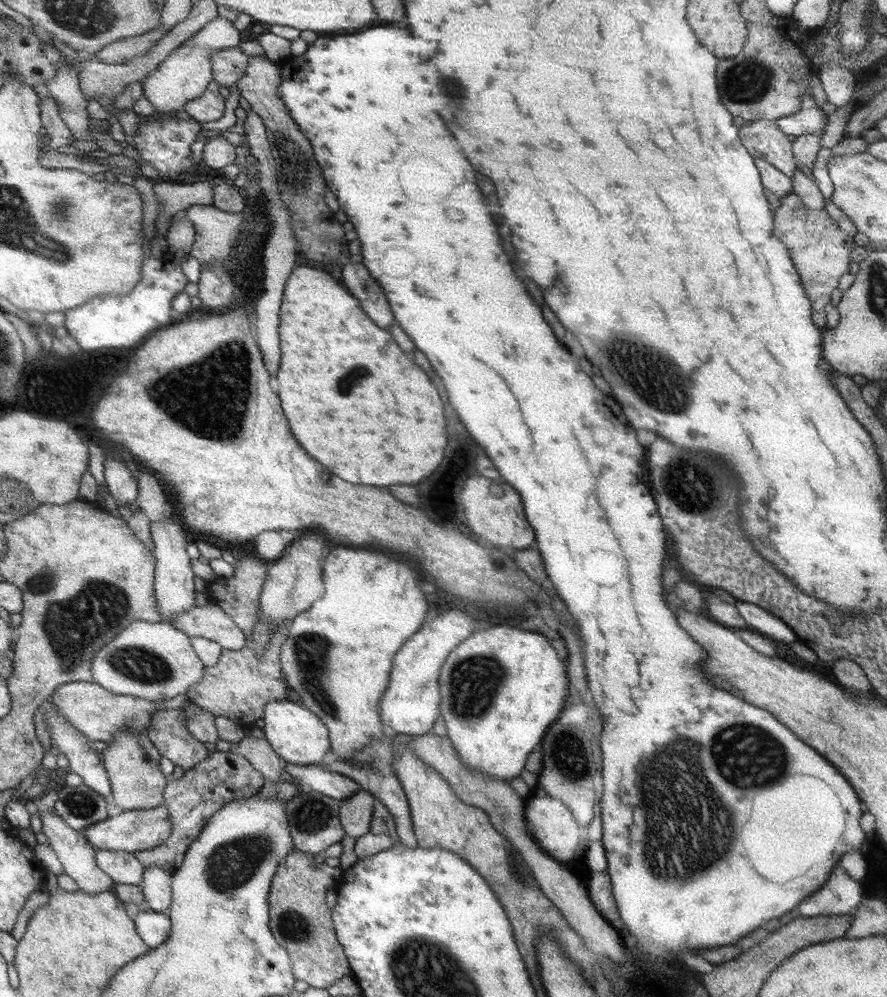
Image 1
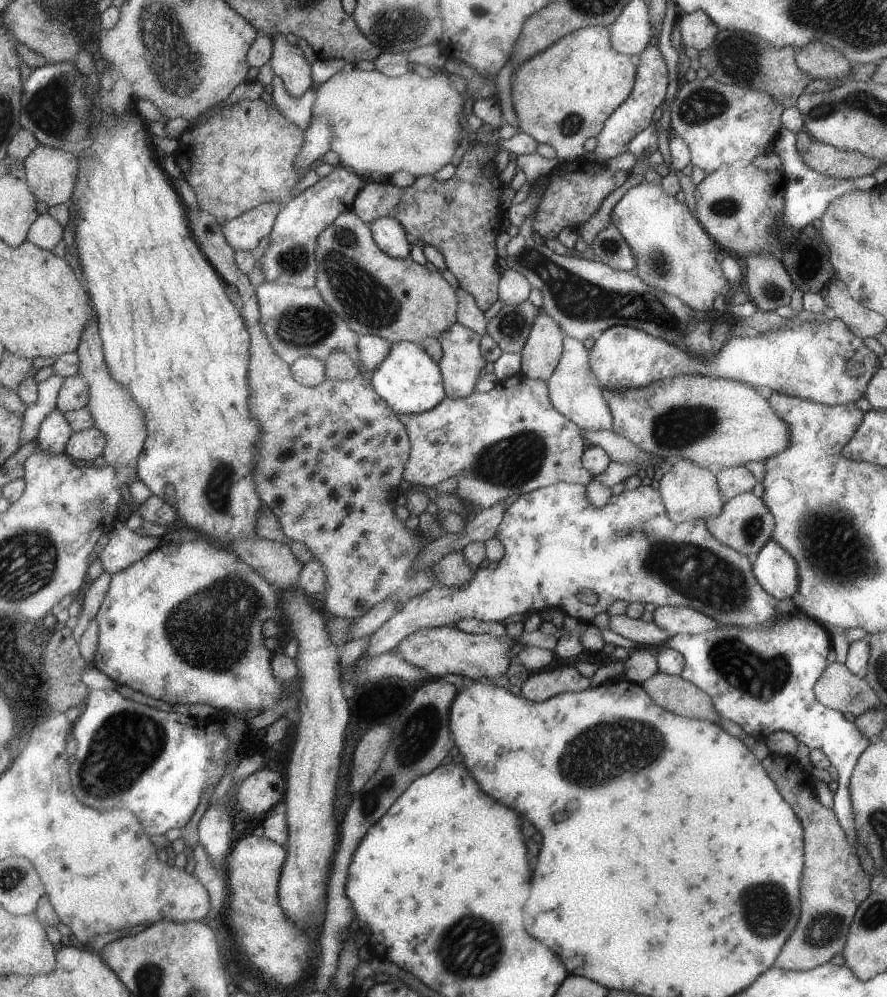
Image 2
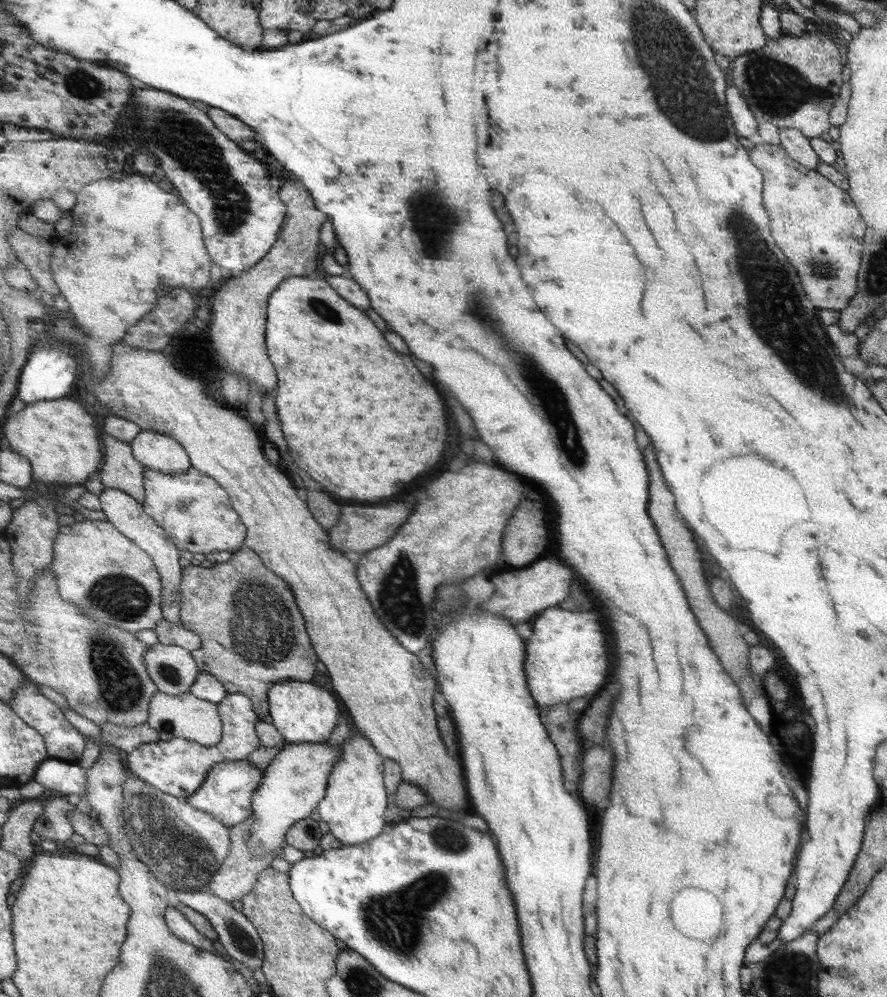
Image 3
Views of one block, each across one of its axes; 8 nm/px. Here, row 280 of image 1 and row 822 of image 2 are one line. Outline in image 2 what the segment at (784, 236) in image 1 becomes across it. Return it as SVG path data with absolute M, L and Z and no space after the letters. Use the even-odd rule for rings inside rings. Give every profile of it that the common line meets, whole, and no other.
M768 753L763 764L779 794L792 805L804 829L804 870L801 880L805 880L805 884L801 884L797 932L791 934L772 966L786 971L809 970L840 954L857 907L870 895L870 876L861 870L857 855L836 819L836 813L821 806L813 788L797 778L803 774L795 772L787 778L783 776L783 764L795 764L792 757Z

